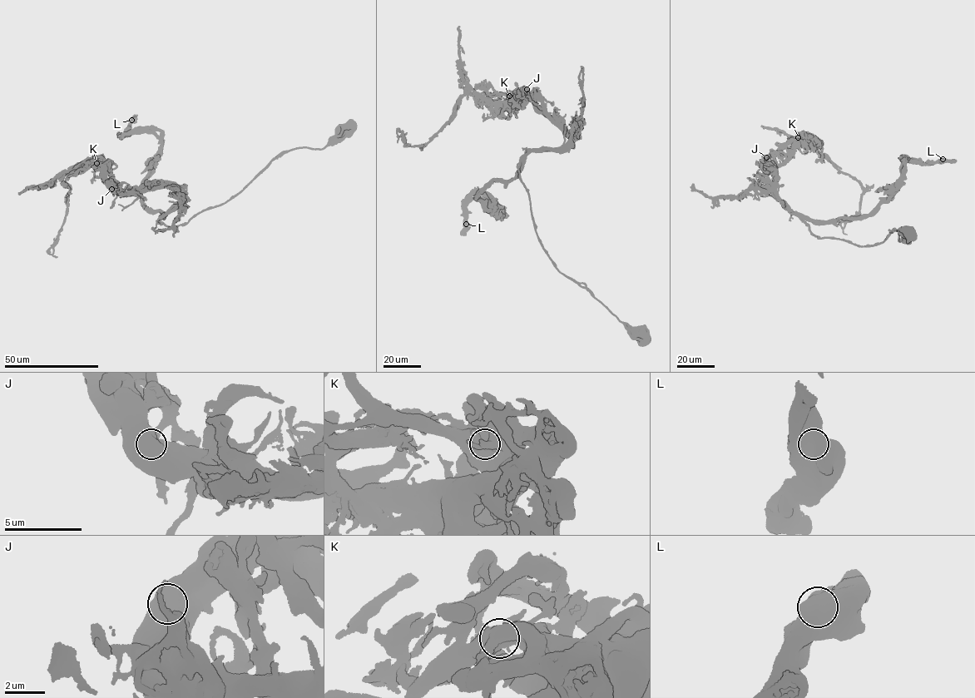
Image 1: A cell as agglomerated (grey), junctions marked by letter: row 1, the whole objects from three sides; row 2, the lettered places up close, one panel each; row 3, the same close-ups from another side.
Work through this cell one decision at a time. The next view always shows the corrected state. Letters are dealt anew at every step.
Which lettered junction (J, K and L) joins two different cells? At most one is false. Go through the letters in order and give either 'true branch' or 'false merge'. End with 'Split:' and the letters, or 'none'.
J: true branch
K: false merge
L: true branch
Split: K

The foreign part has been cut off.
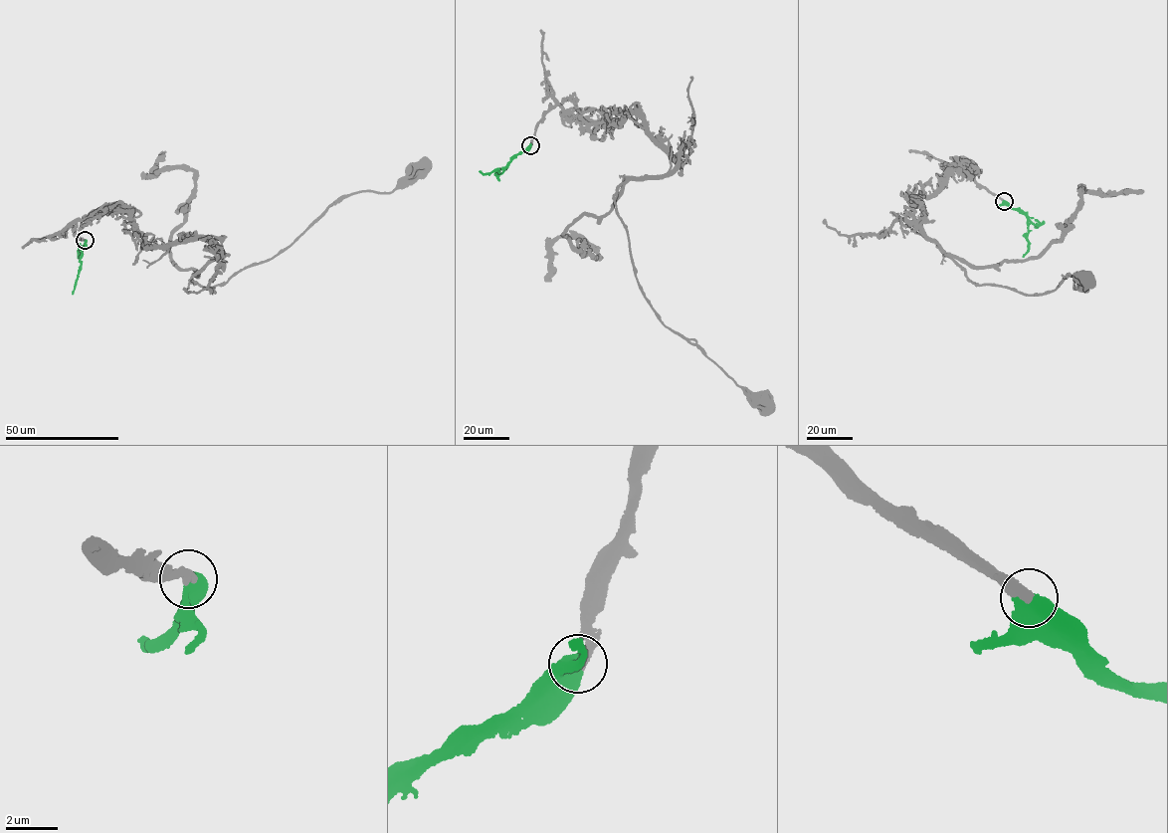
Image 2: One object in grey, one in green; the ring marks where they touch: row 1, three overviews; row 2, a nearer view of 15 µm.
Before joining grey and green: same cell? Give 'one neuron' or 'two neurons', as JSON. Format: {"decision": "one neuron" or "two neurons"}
{"decision": "one neuron"}

